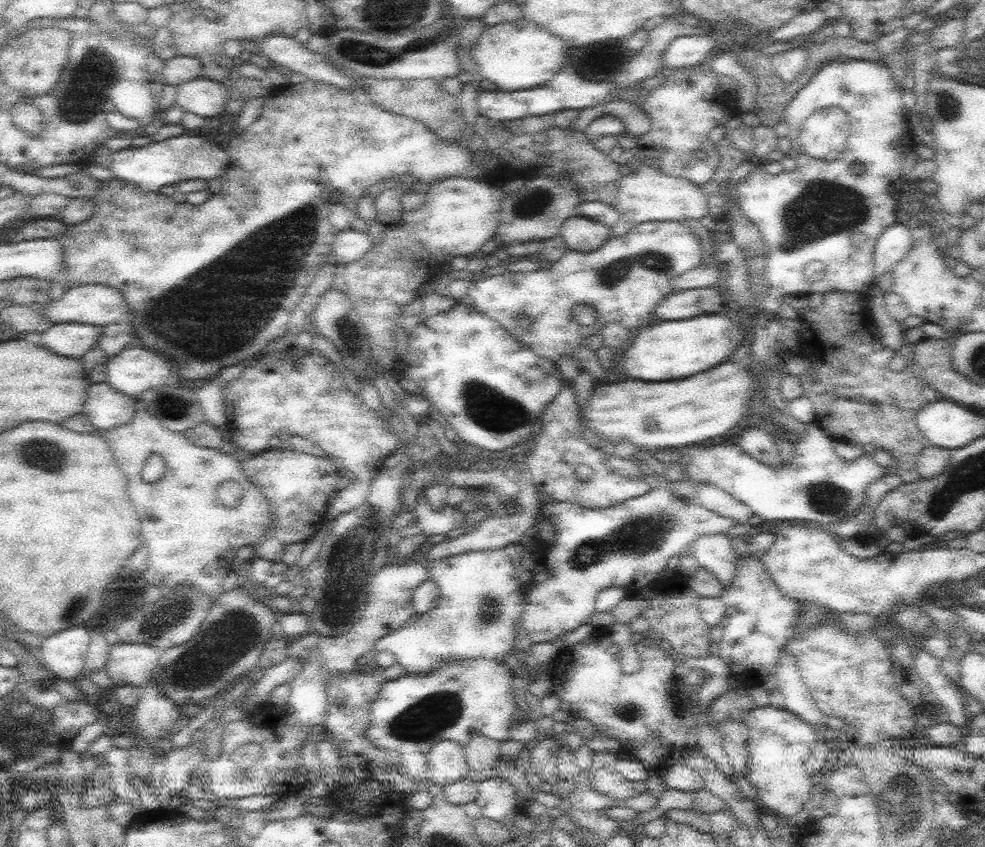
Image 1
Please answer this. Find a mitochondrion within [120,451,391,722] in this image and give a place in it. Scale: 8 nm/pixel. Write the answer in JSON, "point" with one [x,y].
{"point":[229,635]}

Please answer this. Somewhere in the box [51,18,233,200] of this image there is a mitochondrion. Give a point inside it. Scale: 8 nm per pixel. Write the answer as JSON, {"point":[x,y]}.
{"point":[83,99]}

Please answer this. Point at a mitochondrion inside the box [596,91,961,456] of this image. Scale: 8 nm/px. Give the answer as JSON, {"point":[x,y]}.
{"point":[821,209]}

